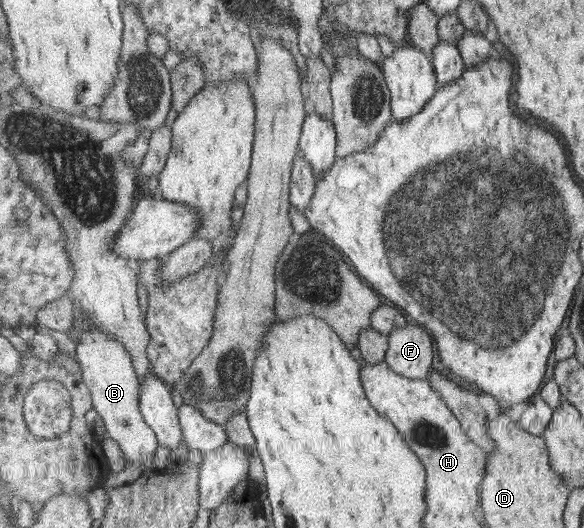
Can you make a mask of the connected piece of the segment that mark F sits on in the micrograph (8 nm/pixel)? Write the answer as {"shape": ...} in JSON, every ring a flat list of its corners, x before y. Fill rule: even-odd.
{"shape":[[417,323,392,330,389,338,389,352,385,358,389,367,408,378,428,379,434,360,432,334]]}

